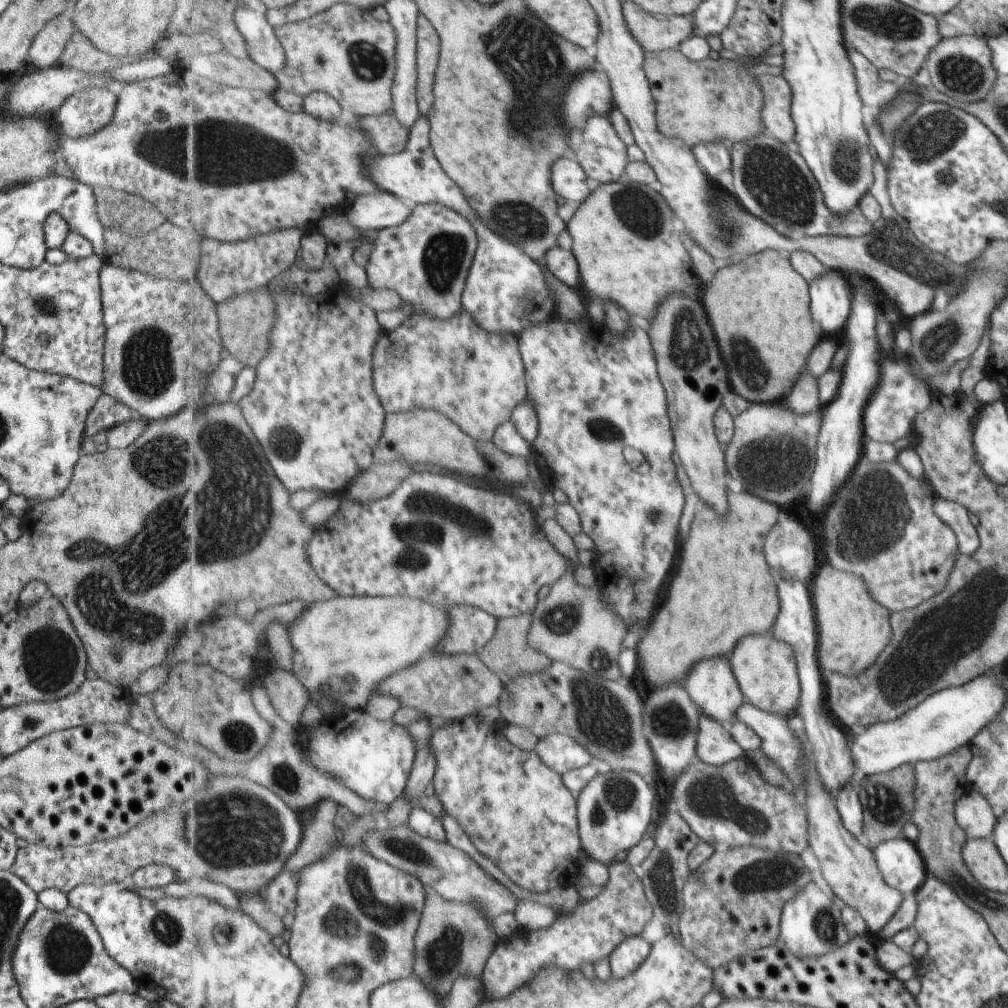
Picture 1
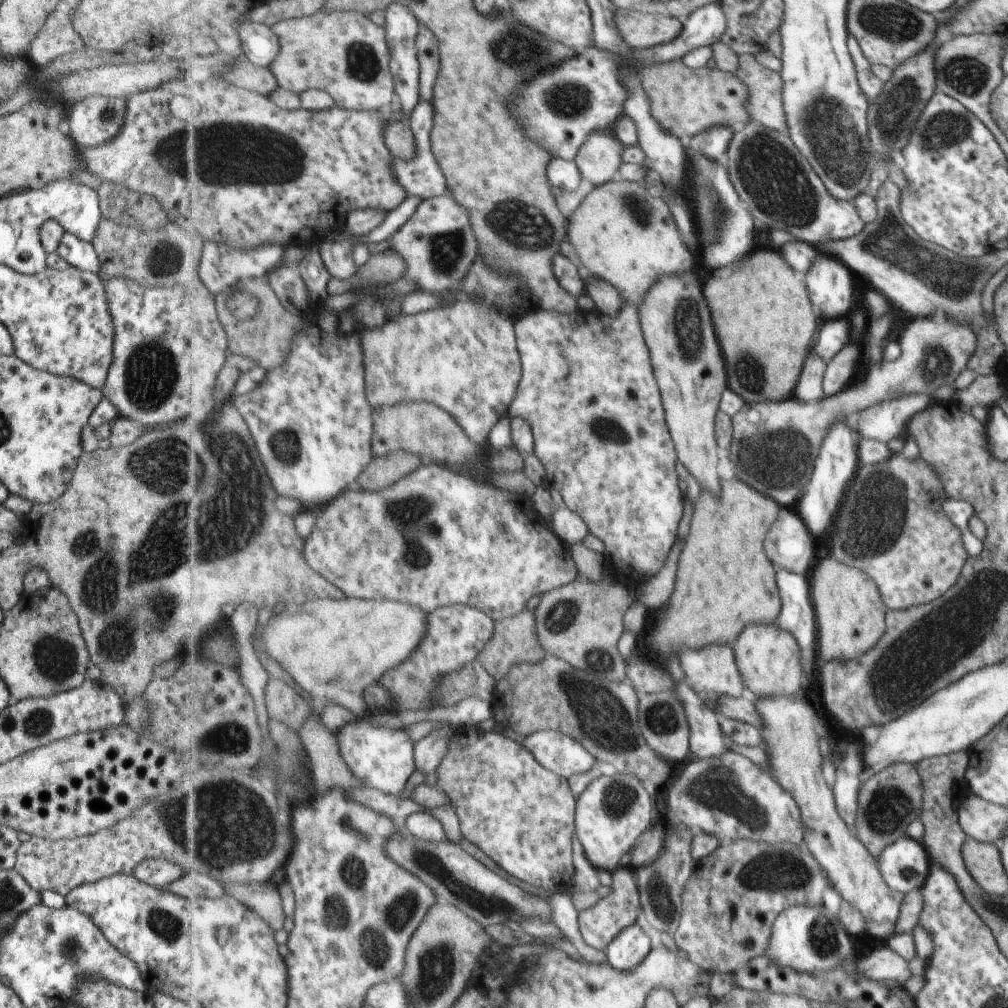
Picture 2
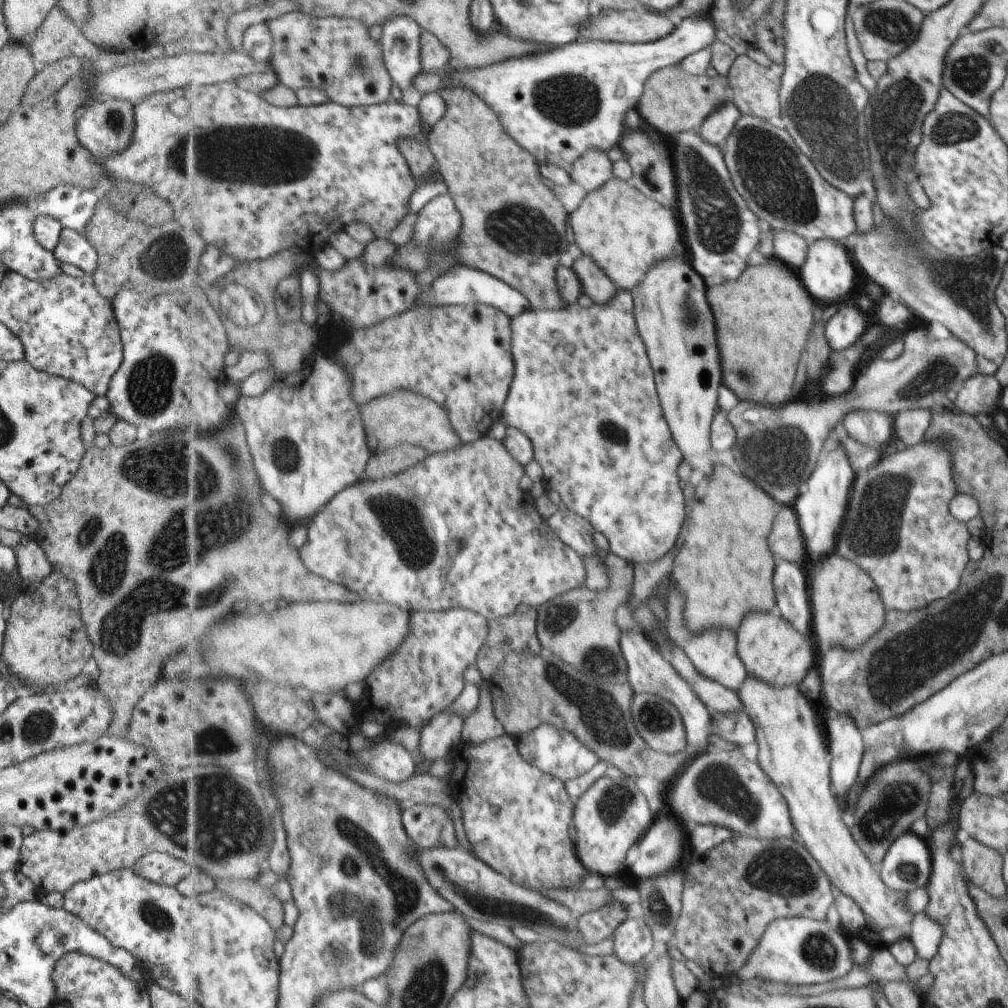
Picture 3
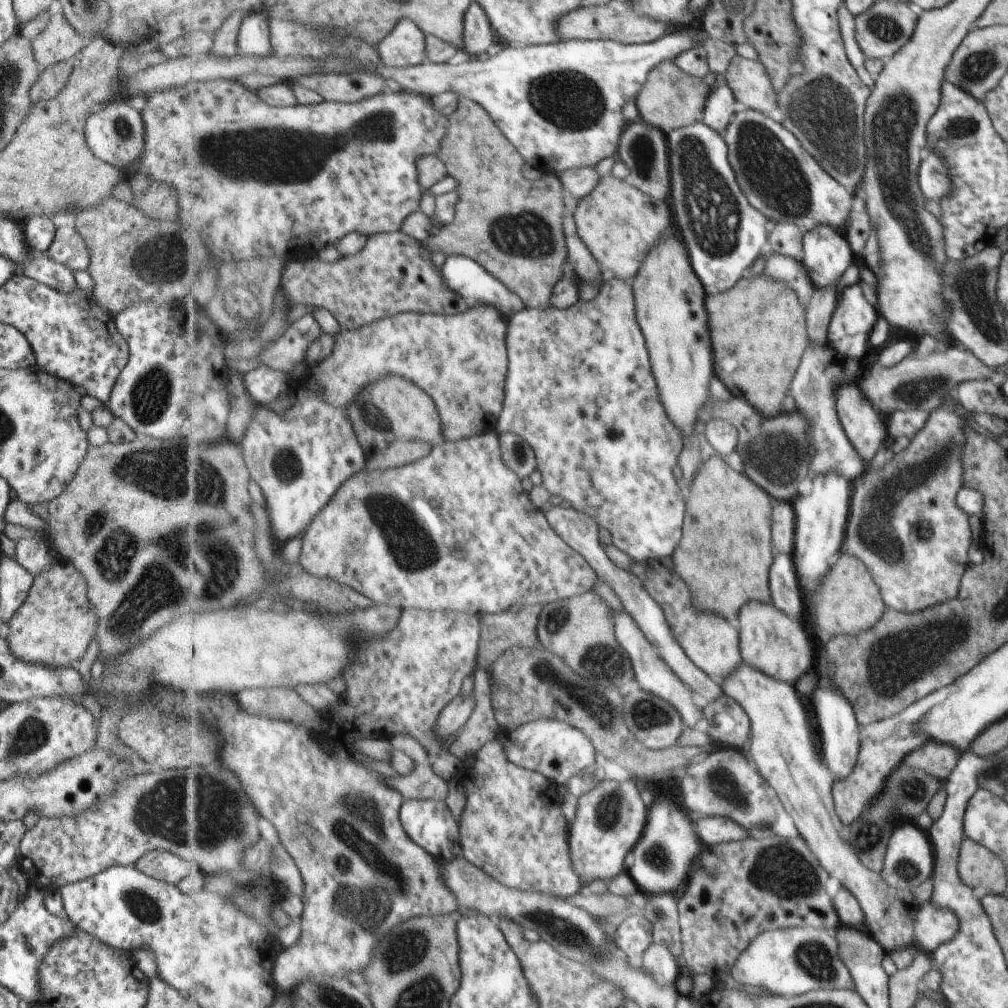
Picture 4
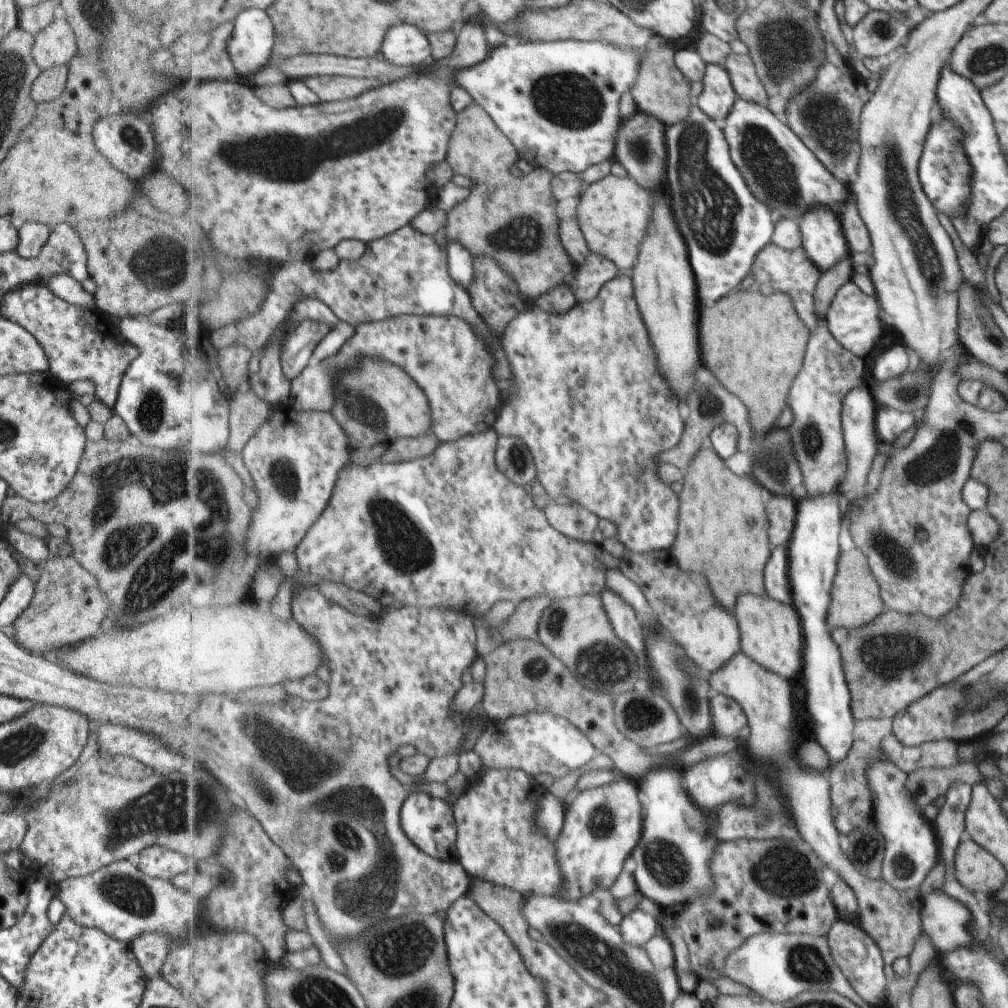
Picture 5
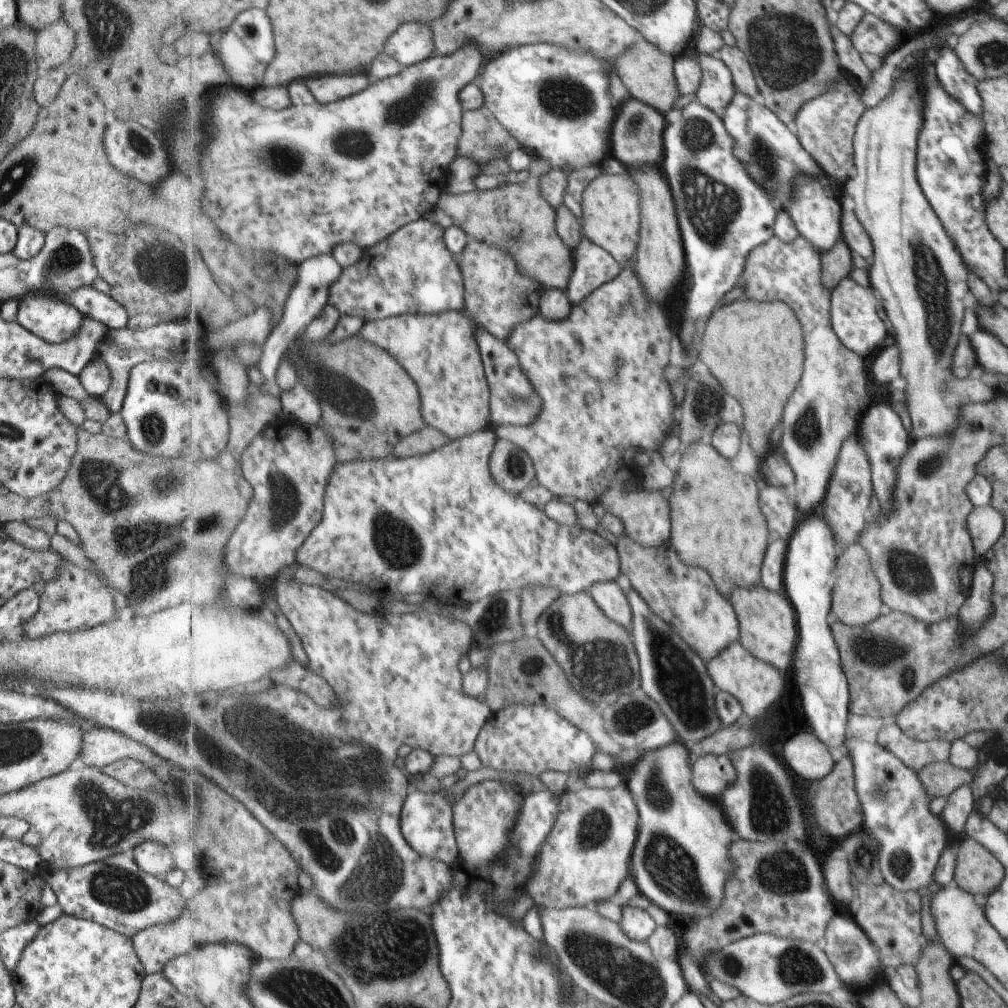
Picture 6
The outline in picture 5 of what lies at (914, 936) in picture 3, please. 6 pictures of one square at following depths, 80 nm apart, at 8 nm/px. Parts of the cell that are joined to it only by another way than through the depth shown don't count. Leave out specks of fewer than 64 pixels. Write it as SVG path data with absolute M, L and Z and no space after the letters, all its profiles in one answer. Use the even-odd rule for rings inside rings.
M939 888L929 891L924 899L923 932L939 953L961 947L969 949L972 946L972 936L967 928L970 922L969 909L957 899L945 895Z

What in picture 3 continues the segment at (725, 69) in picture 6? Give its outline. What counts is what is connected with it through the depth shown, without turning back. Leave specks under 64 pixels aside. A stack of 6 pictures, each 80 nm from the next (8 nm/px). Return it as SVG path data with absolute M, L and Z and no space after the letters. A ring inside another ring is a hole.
M731 99L723 100L714 111L710 112L710 115L706 116L699 133L708 141L723 148L742 114L739 107Z

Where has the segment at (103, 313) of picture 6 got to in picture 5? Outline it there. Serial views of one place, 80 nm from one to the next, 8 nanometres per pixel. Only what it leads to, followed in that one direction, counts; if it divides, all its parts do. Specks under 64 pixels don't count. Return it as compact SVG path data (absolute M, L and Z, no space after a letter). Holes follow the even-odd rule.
M52 276L49 280L41 281L47 288L55 293L67 304L75 305L82 309L99 310L95 304L93 294L85 291L81 283L68 276Z

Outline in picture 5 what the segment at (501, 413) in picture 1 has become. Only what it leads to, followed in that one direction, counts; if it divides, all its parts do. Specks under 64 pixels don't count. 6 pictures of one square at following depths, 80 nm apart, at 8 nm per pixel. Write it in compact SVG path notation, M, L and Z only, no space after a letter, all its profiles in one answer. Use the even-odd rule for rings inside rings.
M491 255L473 256L474 275L468 288L473 306L487 322L494 335L503 336L506 328L519 315L533 310L536 305L528 302L526 294L519 288L518 280L502 267ZM401 315L382 321L371 321L360 324L354 337L351 337L341 350L331 358L323 362L310 362L303 372L292 380L290 398L299 411L328 412L331 404L335 402L333 396L333 382L335 374L341 370L352 371L358 368L358 360L367 355L383 360L397 362L405 372L409 372L415 380L419 380L419 386L427 392L429 404L431 404L432 430L443 443L456 441L460 438L479 434L484 430L496 426L503 400L500 398L500 388L494 377L493 360L496 355L489 350L489 346L483 344L483 340L475 336L473 328L468 322L455 315Z

